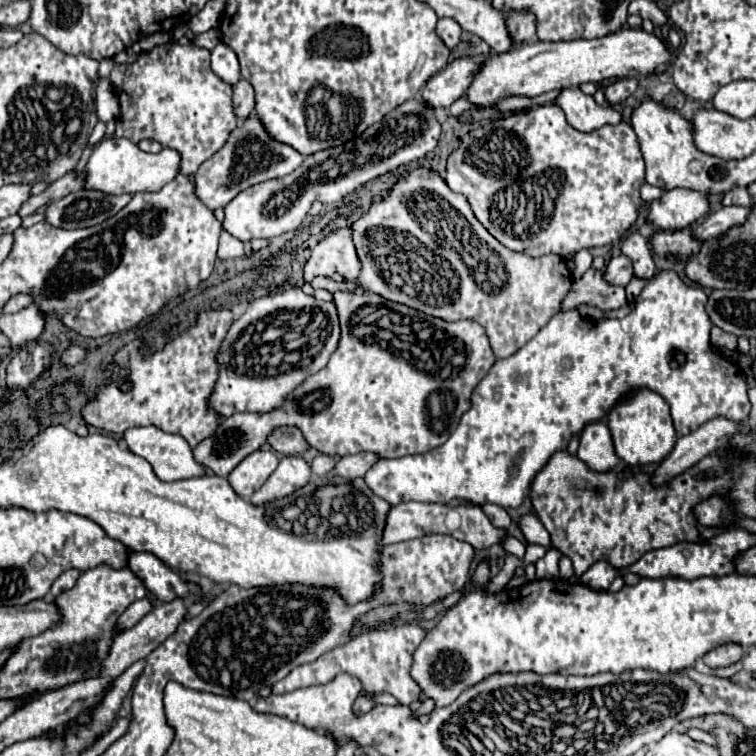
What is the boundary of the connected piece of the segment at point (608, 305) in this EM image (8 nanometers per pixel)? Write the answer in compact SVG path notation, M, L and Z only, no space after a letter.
M588 268L580 280L574 280L568 296L562 302L562 310L572 310L580 304L590 304L600 310L618 310L626 304L626 294L622 286L608 284L602 272Z

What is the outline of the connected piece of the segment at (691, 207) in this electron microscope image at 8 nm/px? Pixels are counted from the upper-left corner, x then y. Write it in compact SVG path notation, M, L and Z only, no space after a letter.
M674 188L650 204L648 220L660 230L678 230L684 226L692 226L708 212L710 200L706 194Z

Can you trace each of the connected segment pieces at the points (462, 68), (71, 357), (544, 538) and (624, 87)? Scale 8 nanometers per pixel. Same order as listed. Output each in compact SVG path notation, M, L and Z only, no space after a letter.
M470 56L456 58L442 72L434 74L430 82L426 82L422 88L422 100L434 108L448 108L454 100L464 96L480 68L482 64L474 62Z
M70 346L70 348L66 348L62 352L60 362L62 362L62 366L70 368L70 366L76 366L80 360L84 360L84 356L86 356L86 348L82 348L82 346Z
M526 514L520 518L520 528L528 540L528 544L540 544L544 548L550 548L550 534L548 530L542 526L542 522L534 516L534 514Z
M622 78L622 80L616 80L612 82L608 88L606 88L606 100L610 104L618 104L622 100L626 100L634 90L638 88L638 80L636 78Z

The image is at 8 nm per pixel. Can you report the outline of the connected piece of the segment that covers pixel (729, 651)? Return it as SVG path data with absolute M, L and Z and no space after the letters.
M724 644L714 650L710 650L702 660L708 668L720 668L720 666L730 666L738 662L744 656L744 648L738 644Z

